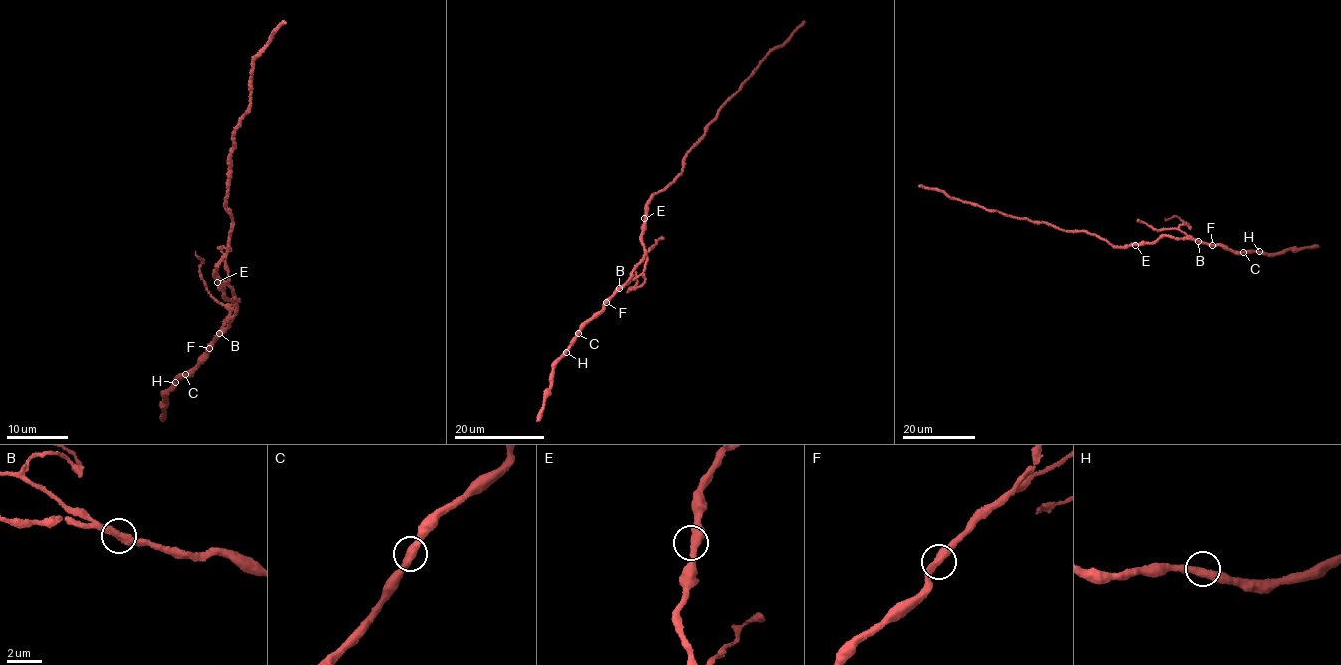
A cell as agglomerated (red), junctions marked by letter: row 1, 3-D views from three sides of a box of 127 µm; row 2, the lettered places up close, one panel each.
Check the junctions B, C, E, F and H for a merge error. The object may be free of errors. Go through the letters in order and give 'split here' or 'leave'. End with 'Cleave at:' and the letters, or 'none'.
B: split here
C: leave
E: leave
F: leave
H: leave
Cleave at: B

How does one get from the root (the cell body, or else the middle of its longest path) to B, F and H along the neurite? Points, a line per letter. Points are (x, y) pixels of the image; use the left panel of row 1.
B: (217, 267), (216, 274), (225, 290), (224, 297), (228, 301), (233, 301), (237, 309), (231, 322), (219, 333)
F: (217, 267), (216, 274), (225, 290), (224, 297), (234, 302), (236, 312), (209, 348)
H: (217, 267), (216, 274), (225, 290), (224, 297), (234, 302), (236, 315), (194, 367), (175, 382)

